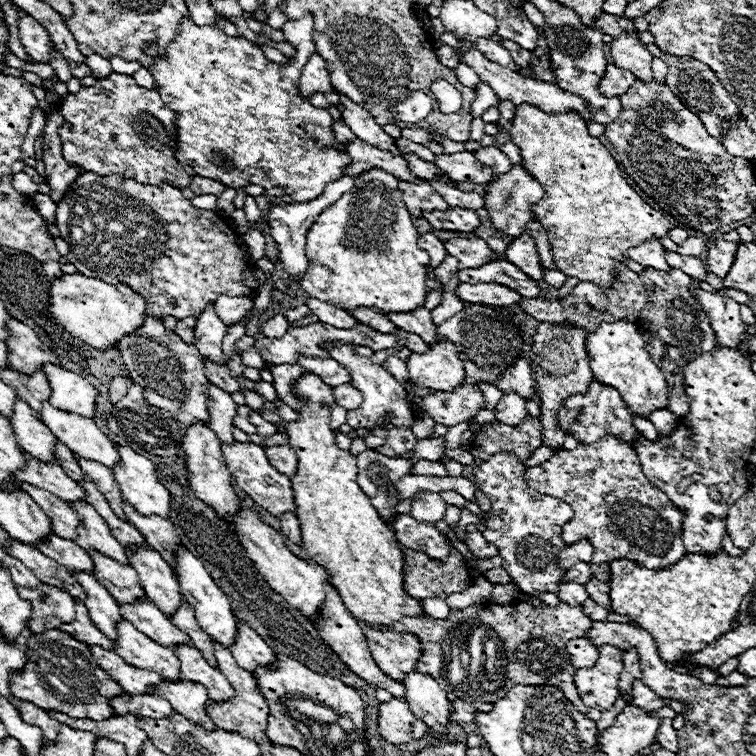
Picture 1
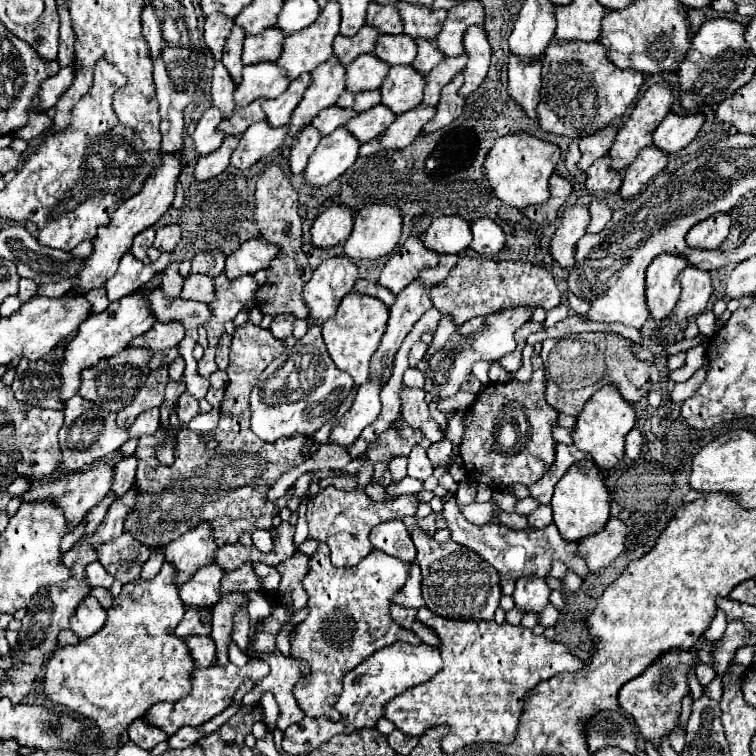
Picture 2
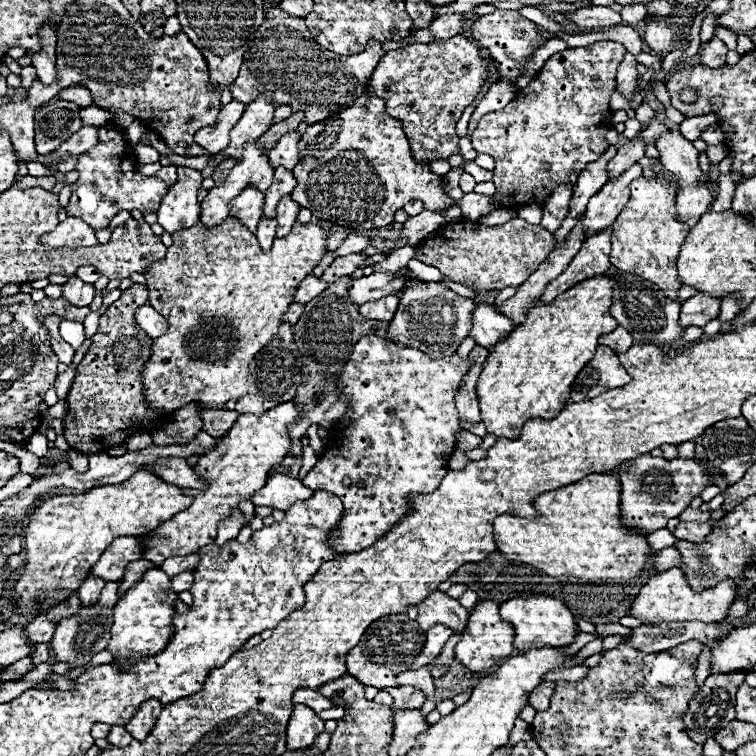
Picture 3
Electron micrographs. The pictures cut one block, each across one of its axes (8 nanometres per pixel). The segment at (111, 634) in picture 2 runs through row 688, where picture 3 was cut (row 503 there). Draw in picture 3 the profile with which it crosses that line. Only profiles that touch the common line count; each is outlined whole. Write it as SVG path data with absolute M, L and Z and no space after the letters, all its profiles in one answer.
M138 470L120 484L106 484L92 488L84 494L54 496L46 500L30 516L26 528L26 564L20 578L12 584L10 600L14 614L46 614L52 606L68 600L82 580L90 574L92 564L100 554L120 536L142 536L172 520L178 512L192 504L190 496L184 496L180 488L164 484L152 472Z

